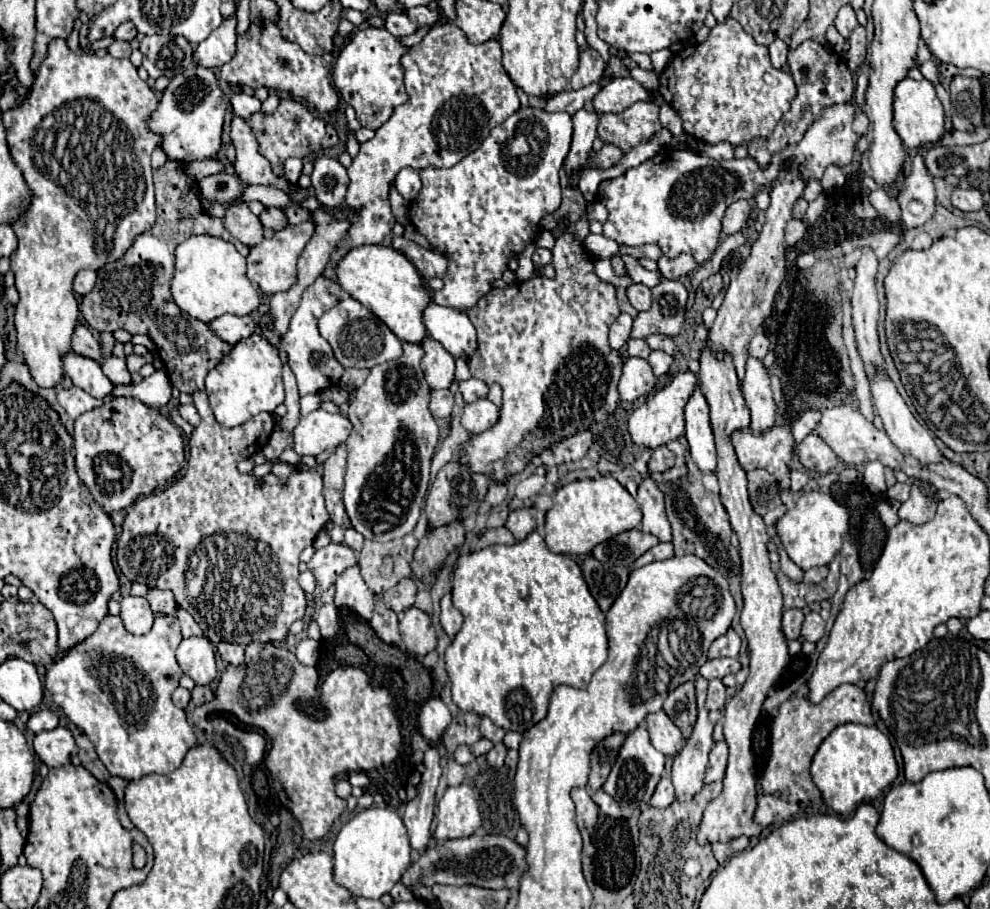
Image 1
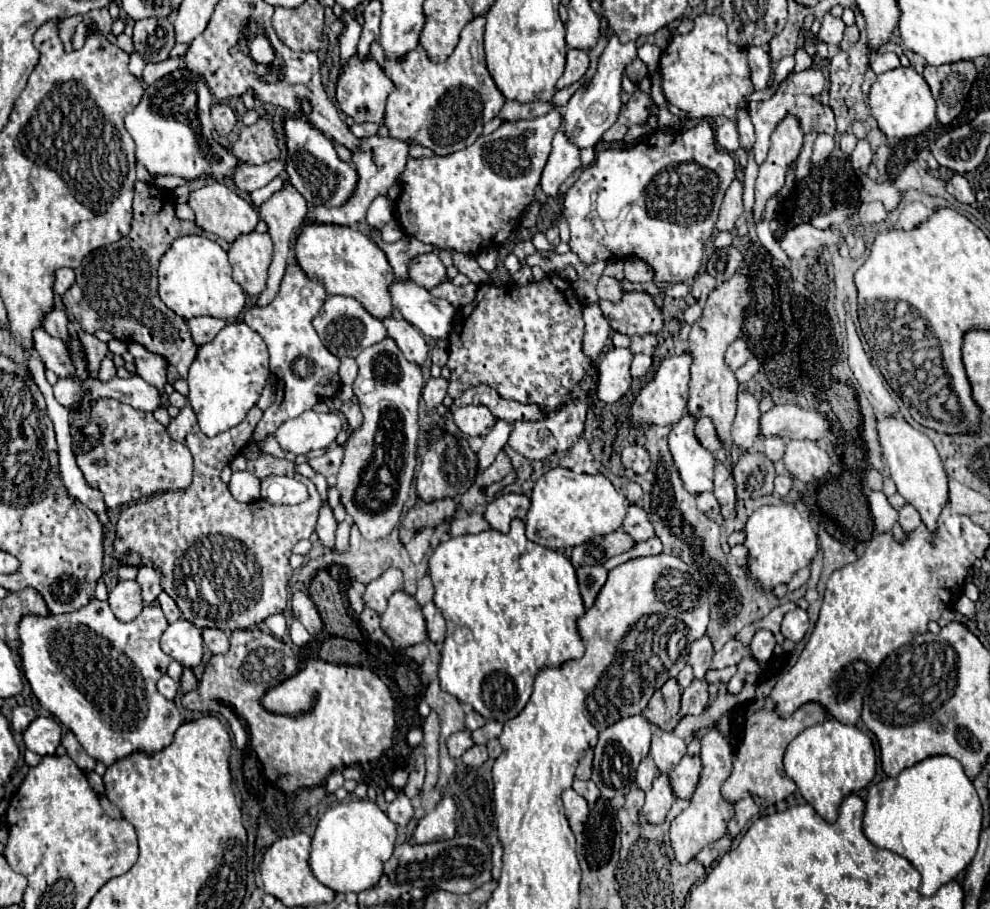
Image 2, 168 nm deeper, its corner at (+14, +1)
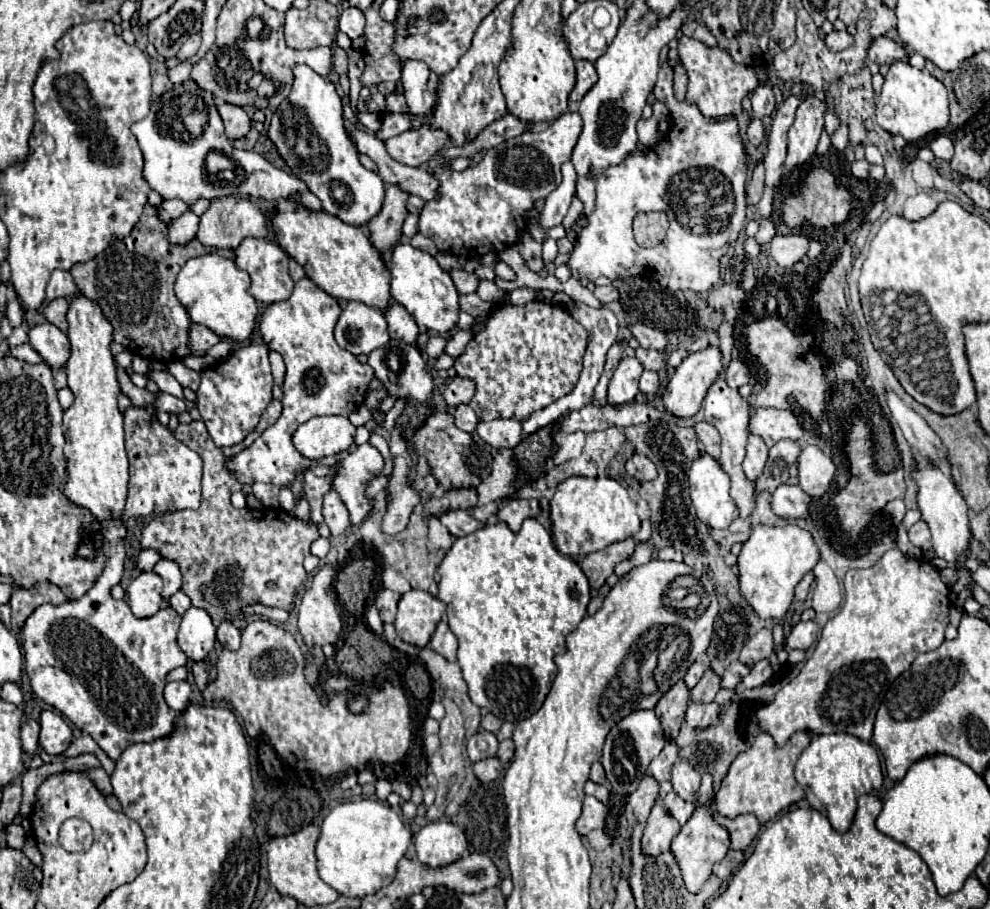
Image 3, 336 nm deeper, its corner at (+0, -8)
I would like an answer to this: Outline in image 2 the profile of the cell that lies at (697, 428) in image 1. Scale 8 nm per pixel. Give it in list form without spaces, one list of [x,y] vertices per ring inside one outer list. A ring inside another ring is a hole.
[[[685,413],[669,433],[669,449],[679,469],[681,481],[685,489],[693,495],[713,491],[713,467],[715,467],[713,455],[697,441],[693,433],[695,423],[697,417]]]

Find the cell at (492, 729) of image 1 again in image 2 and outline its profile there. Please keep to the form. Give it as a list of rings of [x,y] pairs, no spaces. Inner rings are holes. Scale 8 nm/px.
[[[469,711],[469,713],[467,713],[467,717],[465,717],[465,727],[467,727],[467,731],[481,729],[483,725],[485,725],[485,719],[483,719],[479,713],[475,713],[475,711]]]

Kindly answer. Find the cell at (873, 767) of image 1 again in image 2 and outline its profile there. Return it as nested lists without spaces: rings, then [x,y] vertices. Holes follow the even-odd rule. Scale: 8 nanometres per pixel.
[[[827,719],[825,723],[813,725],[801,731],[787,747],[785,753],[785,773],[793,779],[803,795],[803,799],[817,809],[817,813],[833,823],[841,801],[853,791],[865,789],[875,777],[875,749],[871,737],[857,725],[845,725],[837,719]]]

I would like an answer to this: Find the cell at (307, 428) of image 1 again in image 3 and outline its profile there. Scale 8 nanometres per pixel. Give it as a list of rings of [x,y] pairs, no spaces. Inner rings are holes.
[[[319,416],[297,428],[293,444],[303,456],[319,460],[347,450],[355,440],[355,430],[345,416]]]

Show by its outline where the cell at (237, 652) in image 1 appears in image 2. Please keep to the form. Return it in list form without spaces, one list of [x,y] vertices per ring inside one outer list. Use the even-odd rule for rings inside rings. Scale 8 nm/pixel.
[[[203,629],[203,641],[213,655],[229,651],[229,637],[221,629]]]

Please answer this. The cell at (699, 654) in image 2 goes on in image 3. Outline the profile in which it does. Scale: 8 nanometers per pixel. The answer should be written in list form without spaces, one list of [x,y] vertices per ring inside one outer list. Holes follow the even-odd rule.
[[[707,668],[699,684],[691,688],[691,700],[693,702],[713,702],[719,688],[721,688],[721,678],[711,668]]]

